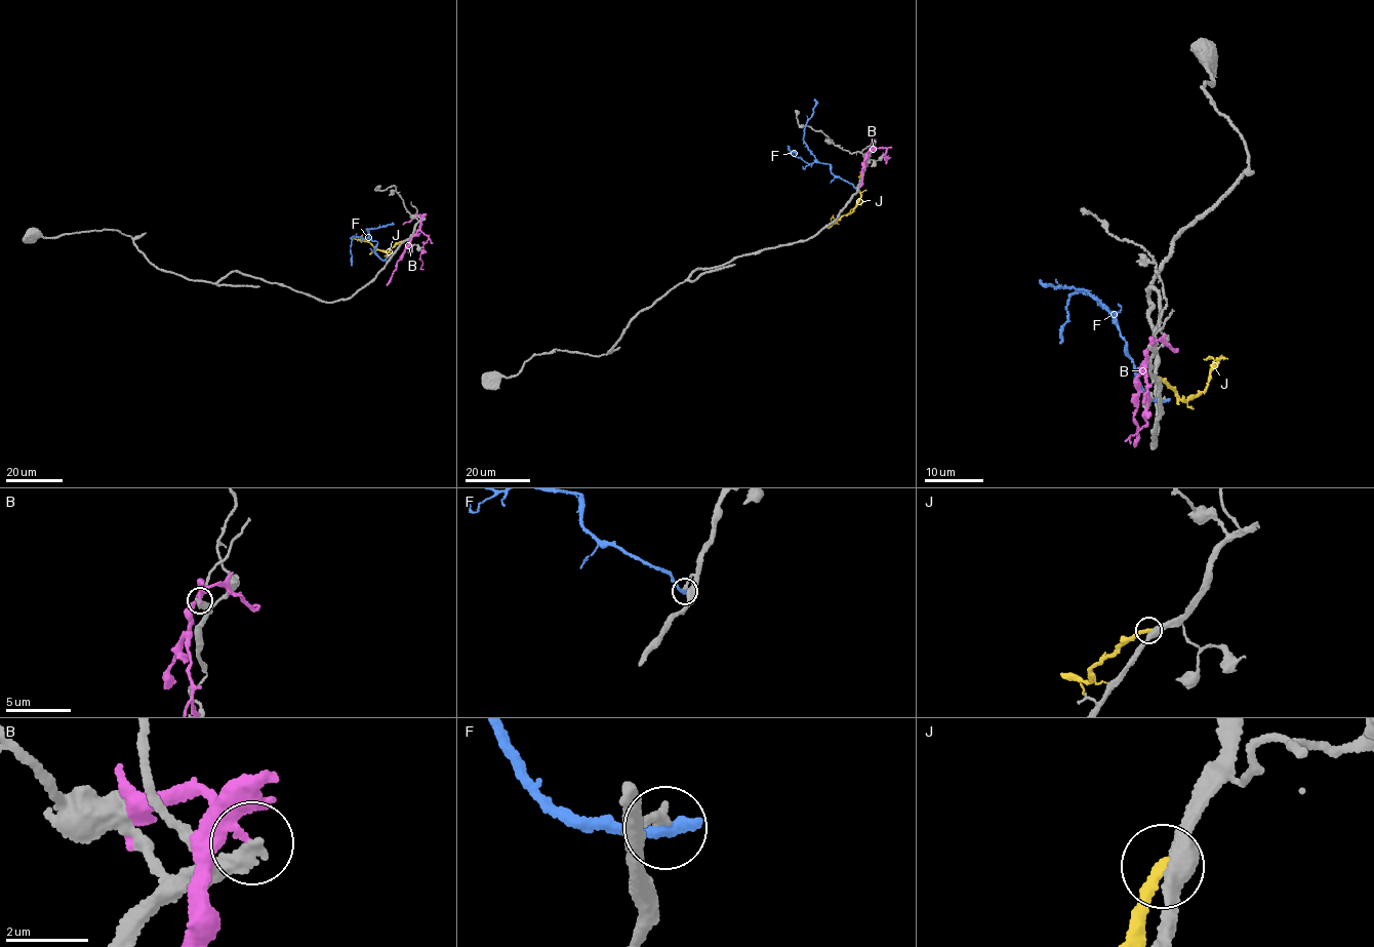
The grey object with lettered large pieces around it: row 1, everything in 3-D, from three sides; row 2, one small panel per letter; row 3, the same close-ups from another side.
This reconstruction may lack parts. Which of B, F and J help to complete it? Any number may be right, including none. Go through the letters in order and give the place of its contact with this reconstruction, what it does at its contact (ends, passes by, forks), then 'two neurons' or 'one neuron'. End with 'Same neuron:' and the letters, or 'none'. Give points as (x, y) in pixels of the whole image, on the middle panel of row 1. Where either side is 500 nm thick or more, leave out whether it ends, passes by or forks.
B: contact (875, 142); it ends; two neurons
F: contact (856, 189); it ends; two neurons
J: contact (862, 169); it ends; two neurons
Same neuron: none

